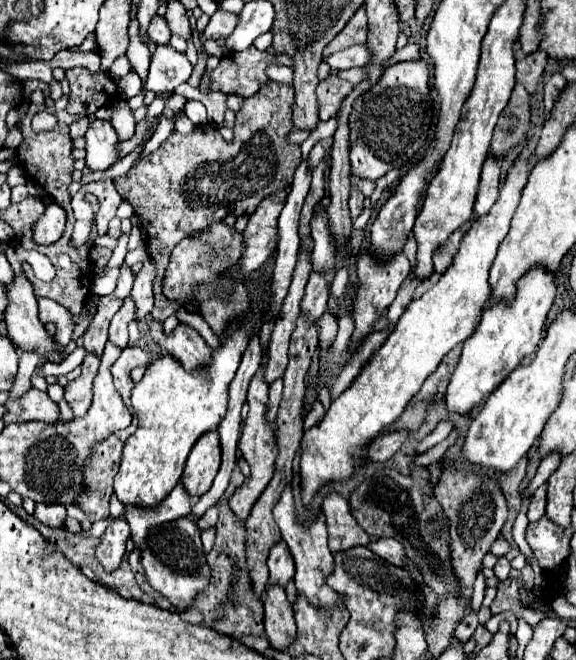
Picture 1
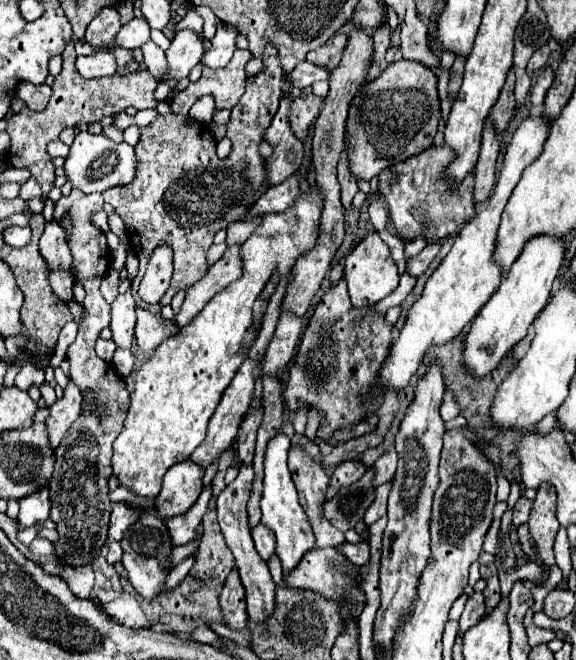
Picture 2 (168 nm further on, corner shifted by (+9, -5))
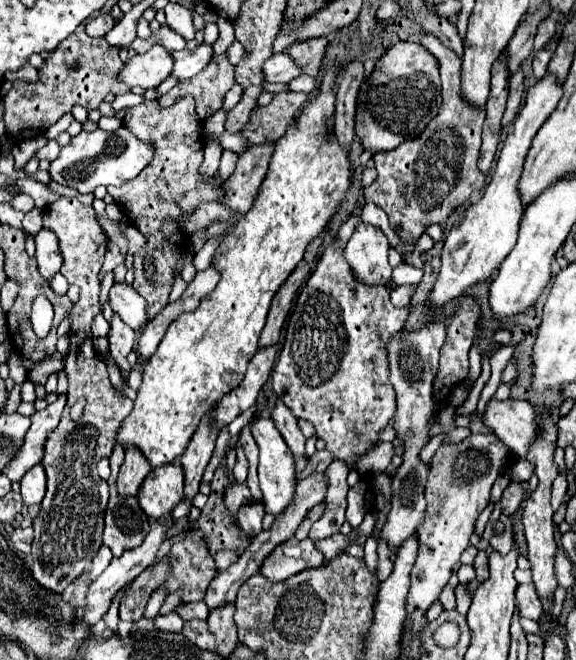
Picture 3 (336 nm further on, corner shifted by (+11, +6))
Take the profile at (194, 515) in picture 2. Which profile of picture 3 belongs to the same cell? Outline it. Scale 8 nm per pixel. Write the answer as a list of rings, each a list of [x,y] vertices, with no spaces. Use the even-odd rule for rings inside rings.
[[[168,516],[154,520],[154,522],[152,522],[152,528],[150,528],[150,534],[146,536],[146,540],[144,540],[138,548],[134,548],[134,550],[126,550],[122,556],[112,558],[110,566],[98,576],[98,580],[94,580],[94,582],[90,584],[88,594],[86,594],[86,614],[84,614],[84,618],[82,618],[88,626],[94,626],[98,620],[102,620],[102,616],[104,616],[106,610],[110,608],[110,602],[112,602],[112,598],[116,596],[116,592],[122,590],[128,582],[132,582],[140,572],[144,572],[144,570],[154,562],[154,556],[156,556],[160,544],[164,542],[166,528],[168,528],[172,522],[174,522],[174,520],[168,518]]]

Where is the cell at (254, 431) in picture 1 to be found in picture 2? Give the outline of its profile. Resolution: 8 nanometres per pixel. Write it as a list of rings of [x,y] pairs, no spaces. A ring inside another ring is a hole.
[[[240,465],[238,477],[230,485],[226,485],[226,489],[218,495],[218,523],[220,523],[220,529],[224,533],[224,539],[230,547],[230,551],[234,553],[236,567],[240,571],[240,579],[242,579],[242,585],[246,589],[248,617],[256,623],[264,623],[274,615],[274,603],[276,603],[274,589],[276,589],[276,585],[272,583],[268,565],[262,563],[262,559],[258,559],[258,553],[254,551],[254,541],[252,541],[252,535],[250,535],[250,529],[248,529],[246,503],[248,503],[248,497],[250,497],[252,479],[254,479],[252,465]]]

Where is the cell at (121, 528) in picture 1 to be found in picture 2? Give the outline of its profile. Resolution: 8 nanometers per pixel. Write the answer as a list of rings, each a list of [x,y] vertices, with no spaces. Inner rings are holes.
[[[124,503],[114,505],[112,515],[110,515],[110,527],[108,527],[108,541],[106,543],[120,541],[136,519],[138,519],[138,513],[132,511],[130,507],[126,507]]]

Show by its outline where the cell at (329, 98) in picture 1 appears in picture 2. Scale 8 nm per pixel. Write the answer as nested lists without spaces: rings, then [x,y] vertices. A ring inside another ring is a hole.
[[[306,93],[300,95],[298,99],[294,99],[292,109],[290,109],[290,125],[294,127],[294,133],[298,135],[298,139],[306,139],[310,125],[314,123],[314,119],[320,113],[322,107],[322,97],[314,95],[314,93]]]

